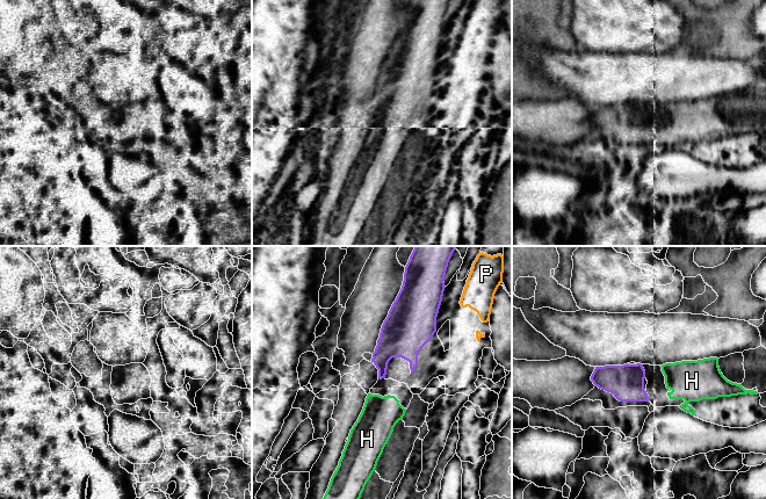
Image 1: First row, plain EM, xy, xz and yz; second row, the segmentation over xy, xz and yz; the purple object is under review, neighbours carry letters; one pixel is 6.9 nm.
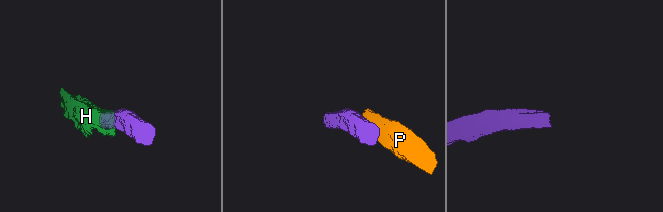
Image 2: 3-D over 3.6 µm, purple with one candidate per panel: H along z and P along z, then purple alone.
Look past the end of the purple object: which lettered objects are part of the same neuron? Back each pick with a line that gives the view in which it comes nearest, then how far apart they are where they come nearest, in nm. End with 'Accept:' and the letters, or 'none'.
H: nearest in xz; 110 nm apart
Accept: H

